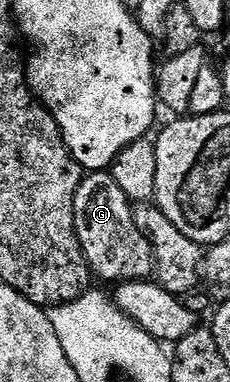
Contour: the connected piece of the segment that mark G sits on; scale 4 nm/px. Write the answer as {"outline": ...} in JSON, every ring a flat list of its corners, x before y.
{"outline":[[109,171,83,175,74,195,74,229,91,273,102,280,125,282,155,275,154,251,145,232,136,226,132,201]]}

